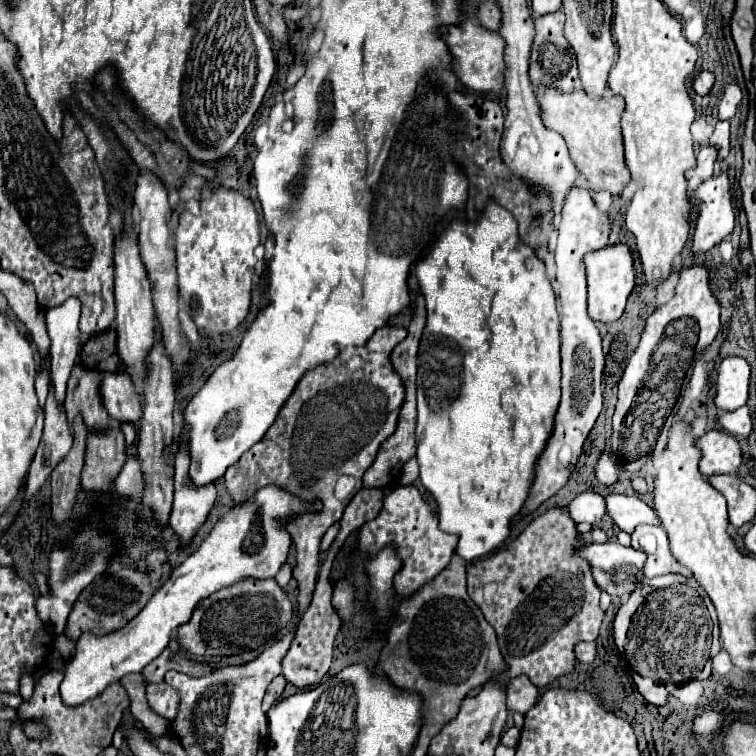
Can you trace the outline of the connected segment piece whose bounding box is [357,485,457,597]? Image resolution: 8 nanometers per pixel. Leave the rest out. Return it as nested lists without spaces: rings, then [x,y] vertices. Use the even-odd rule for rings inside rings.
[[[399,485],[395,491],[385,495],[381,513],[361,527],[357,549],[365,551],[367,555],[375,555],[389,543],[397,543],[397,555],[403,561],[401,571],[395,575],[395,591],[405,597],[431,581],[439,569],[445,569],[455,551],[457,537],[439,529],[437,513],[427,505],[417,487]]]

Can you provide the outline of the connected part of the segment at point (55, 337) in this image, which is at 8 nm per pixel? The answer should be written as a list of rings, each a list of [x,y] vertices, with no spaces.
[[[69,297],[63,305],[47,309],[47,331],[51,337],[51,379],[55,387],[55,399],[63,403],[67,379],[83,347],[83,335],[79,331],[81,301]]]

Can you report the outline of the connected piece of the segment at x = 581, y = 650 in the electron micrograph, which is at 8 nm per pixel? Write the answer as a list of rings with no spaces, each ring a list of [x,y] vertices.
[[[579,643],[575,645],[575,659],[579,663],[591,663],[595,659],[595,643]]]

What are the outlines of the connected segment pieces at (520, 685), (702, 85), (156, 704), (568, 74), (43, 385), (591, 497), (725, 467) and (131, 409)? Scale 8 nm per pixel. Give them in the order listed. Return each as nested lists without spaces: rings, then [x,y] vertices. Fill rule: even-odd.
[[[515,677],[507,683],[509,683],[509,685],[505,685],[507,707],[517,713],[527,713],[537,703],[537,697],[539,697],[537,687],[533,683],[529,683],[527,677]]]
[[[701,71],[699,75],[693,77],[691,89],[693,89],[693,93],[697,93],[697,95],[707,95],[709,89],[713,87],[713,83],[715,83],[713,73],[709,73],[709,71]]]
[[[149,683],[147,685],[147,701],[149,701],[149,707],[157,715],[161,715],[169,721],[175,721],[177,707],[179,707],[179,693],[175,693],[175,689],[171,689],[171,685]]]
[[[555,11],[547,13],[545,17],[533,17],[535,21],[535,39],[531,45],[531,69],[529,77],[533,85],[553,85],[565,93],[571,93],[577,87],[579,73],[577,73],[577,61],[571,45],[563,37],[563,23],[565,23],[565,13]]]
[[[41,369],[41,373],[37,375],[35,389],[37,389],[37,399],[39,399],[39,405],[43,407],[43,405],[45,405],[45,399],[47,399],[47,391],[49,391],[49,375],[47,375],[47,371],[45,371],[45,369]]]
[[[585,491],[579,493],[569,505],[567,511],[571,513],[571,519],[575,523],[589,523],[589,525],[597,525],[603,515],[605,515],[605,501],[599,493],[593,491]]]
[[[707,431],[699,439],[695,439],[695,445],[701,451],[699,471],[705,477],[715,473],[735,473],[743,463],[741,447],[729,433]]]
[[[105,373],[101,383],[103,405],[115,425],[141,419],[141,395],[127,373]]]

